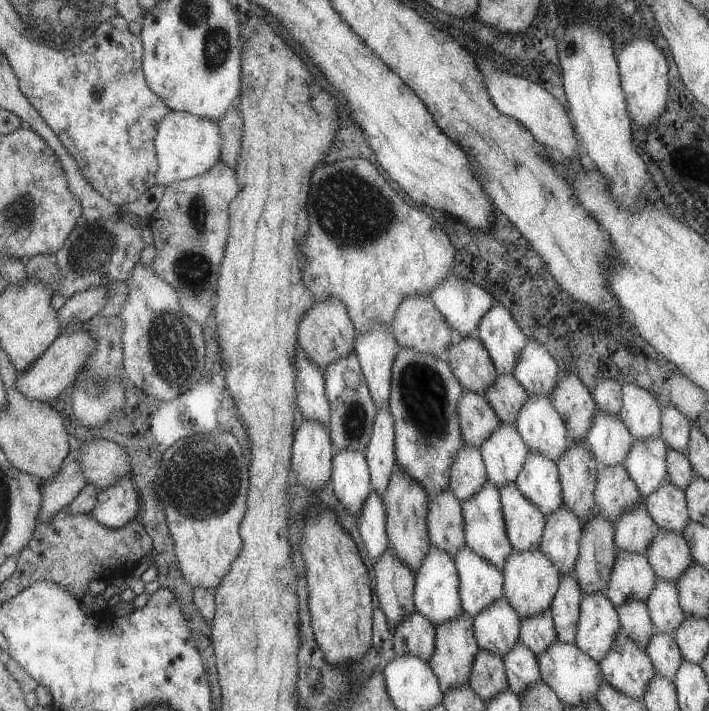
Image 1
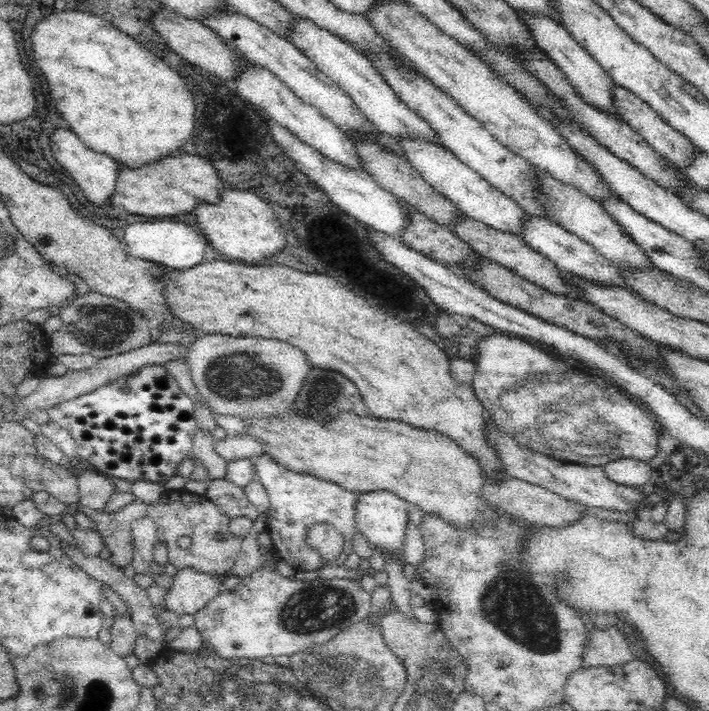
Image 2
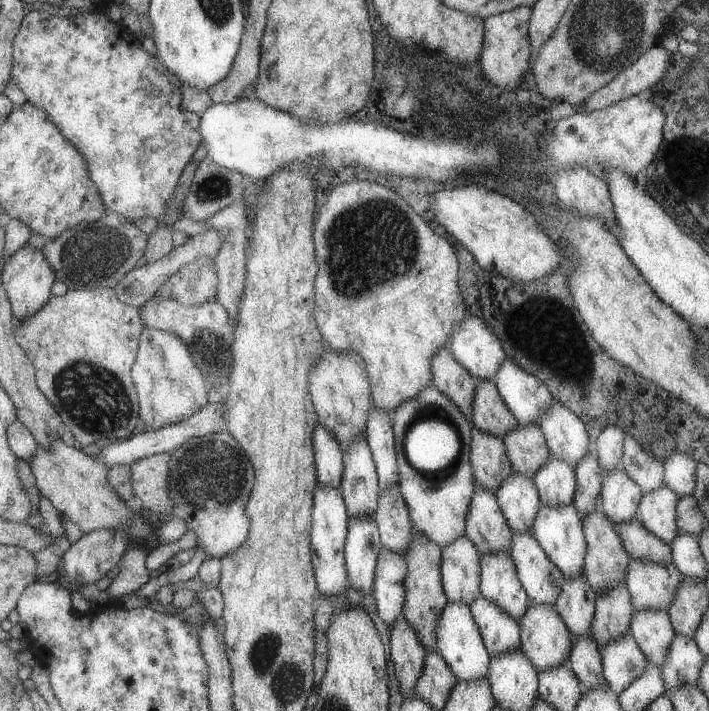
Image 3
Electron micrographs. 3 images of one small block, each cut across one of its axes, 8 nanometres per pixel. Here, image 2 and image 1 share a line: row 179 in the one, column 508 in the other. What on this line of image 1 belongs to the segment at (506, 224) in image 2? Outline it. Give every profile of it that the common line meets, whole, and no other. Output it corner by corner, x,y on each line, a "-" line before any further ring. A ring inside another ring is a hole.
500,423
478,446
486,478
497,488
514,483
528,449
513,425

